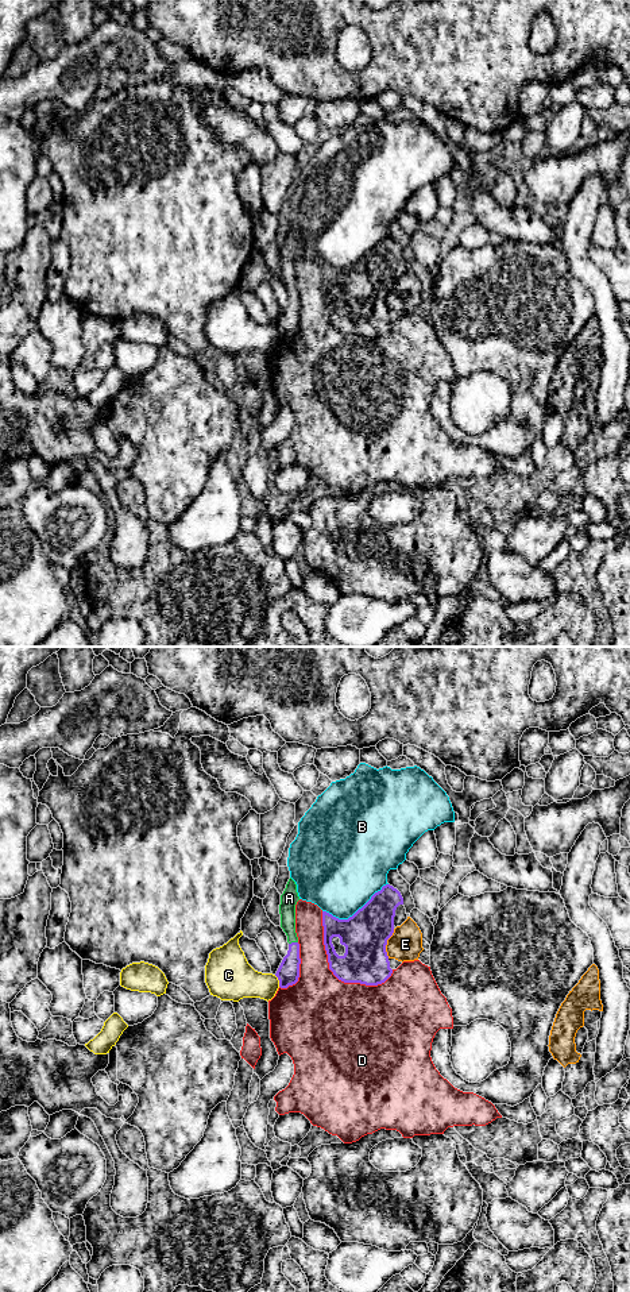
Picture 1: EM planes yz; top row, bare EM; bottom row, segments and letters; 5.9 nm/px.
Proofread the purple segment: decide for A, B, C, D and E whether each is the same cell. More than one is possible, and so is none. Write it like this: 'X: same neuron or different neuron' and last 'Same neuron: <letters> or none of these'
A: same neuron
B: different neuron
C: different neuron
D: different neuron
E: different neuron
Same neuron: A

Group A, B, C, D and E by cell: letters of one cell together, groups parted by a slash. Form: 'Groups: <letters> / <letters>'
Groups: A / B / C / D / E

